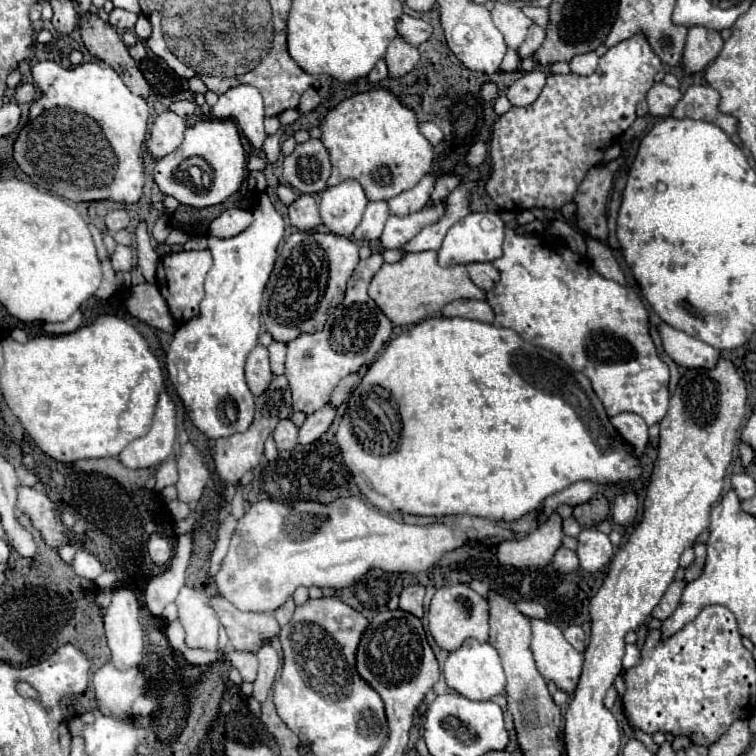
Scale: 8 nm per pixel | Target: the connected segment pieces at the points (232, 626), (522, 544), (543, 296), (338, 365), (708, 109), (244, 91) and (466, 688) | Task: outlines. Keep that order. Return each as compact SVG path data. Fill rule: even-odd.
M216 593L210 595L210 603L234 651L258 653L260 647L268 645L270 639L280 633L280 625L272 613L244 613Z
M552 513L546 523L534 529L522 539L502 541L498 545L498 561L502 565L512 565L518 569L524 567L546 567L558 547L562 545L562 517Z
M506 229L504 255L492 263L500 271L500 283L488 293L496 319L494 325L514 329L526 341L556 353L574 371L584 373L598 399L602 401L606 415L616 417L618 413L636 413L646 425L654 425L664 419L668 411L668 367L658 359L654 341L648 327L648 311L630 285L620 285L612 279L596 273L592 263L576 255L570 247L562 247L552 237L522 237L512 229Z
M372 249L372 255L358 263L358 269L354 271L348 283L346 297L342 301L342 305L346 307L338 305L330 313L330 319L322 331L302 333L300 337L288 343L286 379L292 391L294 411L302 411L306 415L318 411L322 405L328 403L328 397L332 389L338 385L338 381L350 373L358 373L362 367L368 367L374 361L376 353L388 341L392 333L392 323L368 297L370 279L382 267L382 263L384 259L380 249Z
M690 85L684 97L672 111L674 119L694 117L698 121L710 121L718 125L726 135L736 133L736 119L732 115L724 115L718 111L720 93L710 85Z
M236 85L220 95L218 103L212 107L216 119L236 119L238 129L258 151L266 139L264 133L264 107L262 95L252 85Z
M466 639L460 649L448 655L446 665L444 665L444 677L450 689L474 701L488 701L494 695L504 693L504 687L506 687L506 677L504 677L498 651L490 643L480 643L476 639Z

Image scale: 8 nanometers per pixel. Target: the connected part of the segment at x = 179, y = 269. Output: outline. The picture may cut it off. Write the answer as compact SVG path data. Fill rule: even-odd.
M208 249L204 251L178 251L178 253L168 253L160 257L158 263L158 273L156 273L156 283L166 299L174 319L178 325L186 323L194 315L198 315L198 305L204 299L204 277L208 269L212 267L212 255Z

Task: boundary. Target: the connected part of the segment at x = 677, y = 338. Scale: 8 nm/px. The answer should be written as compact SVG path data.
M666 323L658 327L664 351L672 357L672 361L680 367L688 369L712 369L718 359L720 351L706 345L704 341L686 335L684 331L678 331Z

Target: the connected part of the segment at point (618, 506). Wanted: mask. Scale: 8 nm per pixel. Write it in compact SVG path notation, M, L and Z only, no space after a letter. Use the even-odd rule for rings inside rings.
M632 491L626 493L618 493L614 497L614 505L612 505L612 517L618 525L630 525L636 517L636 509L638 509L638 501L636 495Z

